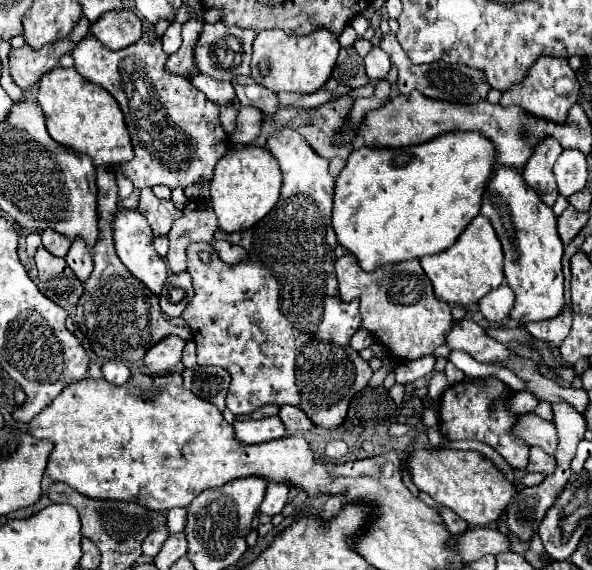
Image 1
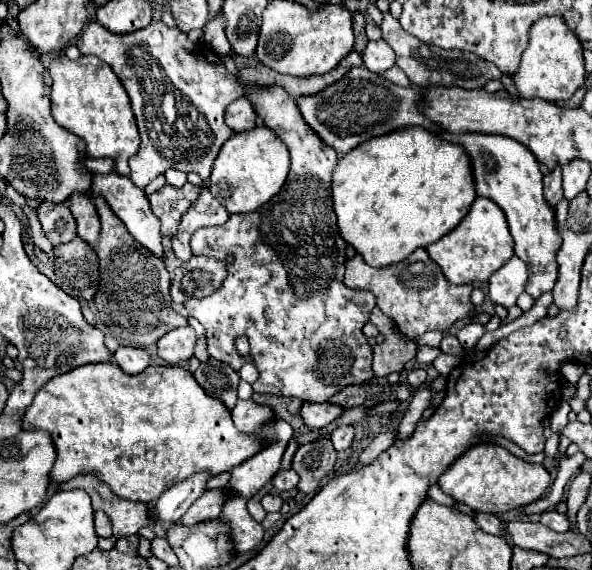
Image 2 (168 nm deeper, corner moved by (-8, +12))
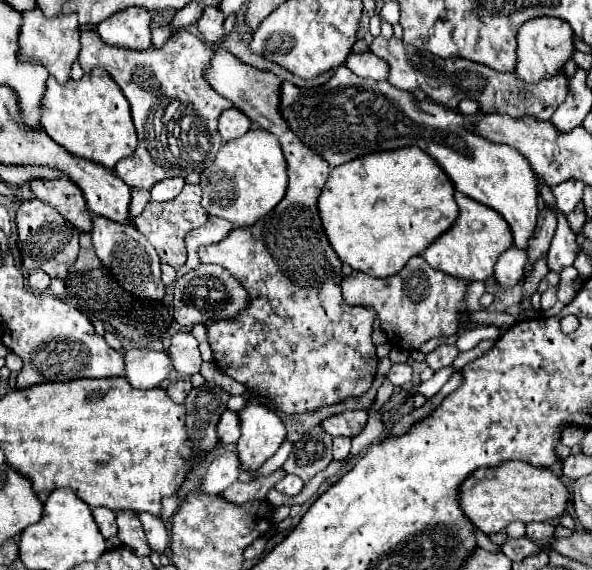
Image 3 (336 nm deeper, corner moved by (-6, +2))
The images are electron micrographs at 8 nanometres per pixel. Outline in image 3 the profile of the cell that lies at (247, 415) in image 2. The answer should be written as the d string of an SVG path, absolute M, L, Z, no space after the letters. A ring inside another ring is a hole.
M226 410L222 414L220 424L218 424L218 438L224 444L238 442L238 438L240 438L240 418L238 418L238 412Z

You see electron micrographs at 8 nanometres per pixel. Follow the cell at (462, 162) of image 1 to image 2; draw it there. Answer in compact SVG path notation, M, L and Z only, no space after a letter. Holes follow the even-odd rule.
M404 128L372 138L344 154L332 174L338 230L374 268L396 264L416 248L440 240L462 222L474 198L474 180L464 148L424 128Z

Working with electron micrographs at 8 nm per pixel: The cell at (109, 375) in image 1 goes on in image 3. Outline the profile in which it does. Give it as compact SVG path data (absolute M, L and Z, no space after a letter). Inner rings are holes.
M128 350L124 354L126 380L134 388L154 388L170 374L170 358L166 352Z

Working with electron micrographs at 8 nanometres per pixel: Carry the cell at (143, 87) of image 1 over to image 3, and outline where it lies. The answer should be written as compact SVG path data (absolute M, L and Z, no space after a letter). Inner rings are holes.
M82 30L80 42L82 50L78 60L82 70L90 72L92 68L104 68L120 86L132 108L132 120L138 132L138 148L130 158L118 162L116 176L124 180L130 188L152 190L154 184L162 182L164 178L186 178L192 172L202 174L202 170L212 164L220 150L218 118L224 110L232 106L232 102L218 96L216 90L204 78L216 44L208 44L198 36L190 34L188 30L180 30L160 48L150 46L146 50L110 46L102 42L98 32L94 30ZM162 98L182 100L174 102L178 104L174 120L162 120L164 110L170 104L160 102ZM176 122L178 136L174 132Z

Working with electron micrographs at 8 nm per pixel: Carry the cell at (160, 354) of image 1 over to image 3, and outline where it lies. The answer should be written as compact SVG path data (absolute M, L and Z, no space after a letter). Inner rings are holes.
M178 332L176 336L172 336L168 356L176 372L188 374L188 376L200 372L202 358L198 350L198 340L190 332Z

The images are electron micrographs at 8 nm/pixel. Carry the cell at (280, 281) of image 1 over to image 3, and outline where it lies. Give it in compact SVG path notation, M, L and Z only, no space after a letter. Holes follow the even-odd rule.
M218 48L210 60L206 80L220 96L238 106L238 110L242 110L252 122L258 122L260 128L272 132L280 140L288 162L286 196L268 216L258 220L254 226L234 228L228 238L218 244L198 248L200 262L224 266L248 292L248 304L240 314L228 320L204 322L214 364L232 380L242 382L256 394L268 398L274 410L286 414L302 414L332 406L348 396L362 396L368 392L378 364L376 348L370 338L376 314L374 308L346 304L340 294L342 262L326 238L318 212L318 196L330 176L330 166L320 154L314 154L308 146L302 146L300 138L296 138L288 122L282 118L278 96L282 80L278 76L244 66L238 62L238 58L230 56L230 52Z

